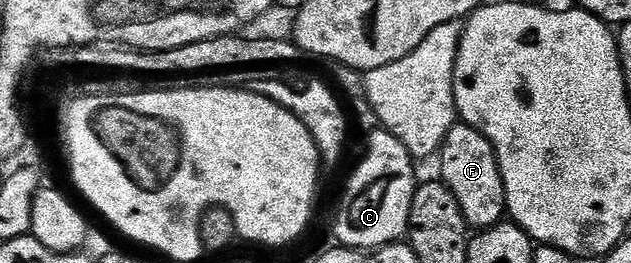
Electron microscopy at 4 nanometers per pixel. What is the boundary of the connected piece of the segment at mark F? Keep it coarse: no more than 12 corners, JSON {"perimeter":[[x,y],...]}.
{"perimeter":[[453,124],[441,175],[466,224],[506,218],[505,182],[493,146]]}

